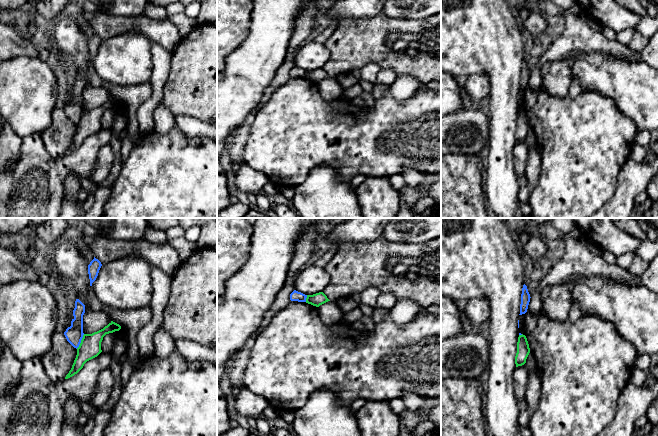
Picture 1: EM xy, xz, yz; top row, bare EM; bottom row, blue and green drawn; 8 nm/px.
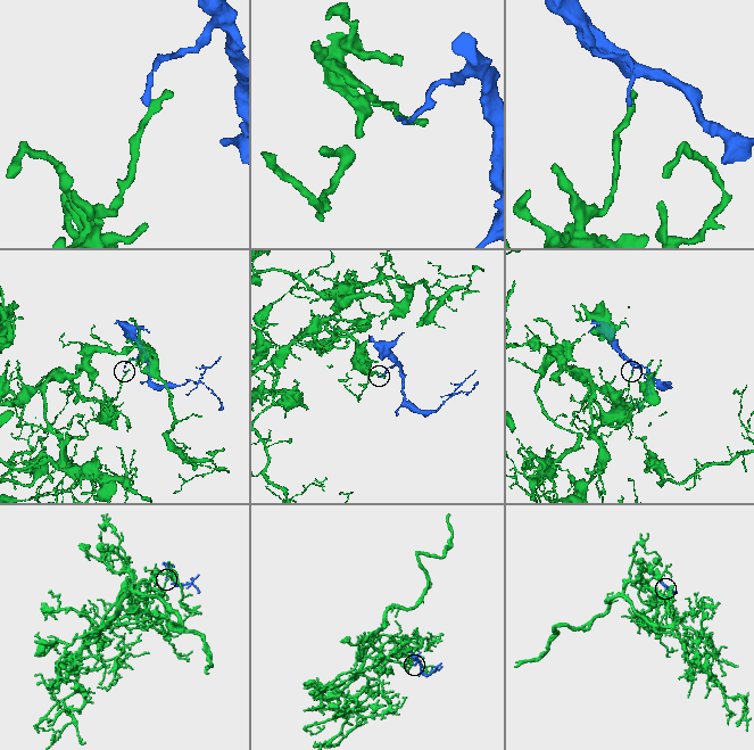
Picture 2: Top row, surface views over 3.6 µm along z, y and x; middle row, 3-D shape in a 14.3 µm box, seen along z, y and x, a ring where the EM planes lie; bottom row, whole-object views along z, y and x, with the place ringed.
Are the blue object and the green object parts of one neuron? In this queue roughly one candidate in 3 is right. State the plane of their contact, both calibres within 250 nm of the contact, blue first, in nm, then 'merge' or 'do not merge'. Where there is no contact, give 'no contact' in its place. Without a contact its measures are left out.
meets blue in xy; 140 nm thick on the blue side, 180 nm on the other; do not merge

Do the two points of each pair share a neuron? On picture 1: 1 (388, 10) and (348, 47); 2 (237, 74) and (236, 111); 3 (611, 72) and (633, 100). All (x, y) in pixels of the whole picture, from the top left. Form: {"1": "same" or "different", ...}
{"1": "different", "2": "same", "3": "same"}

